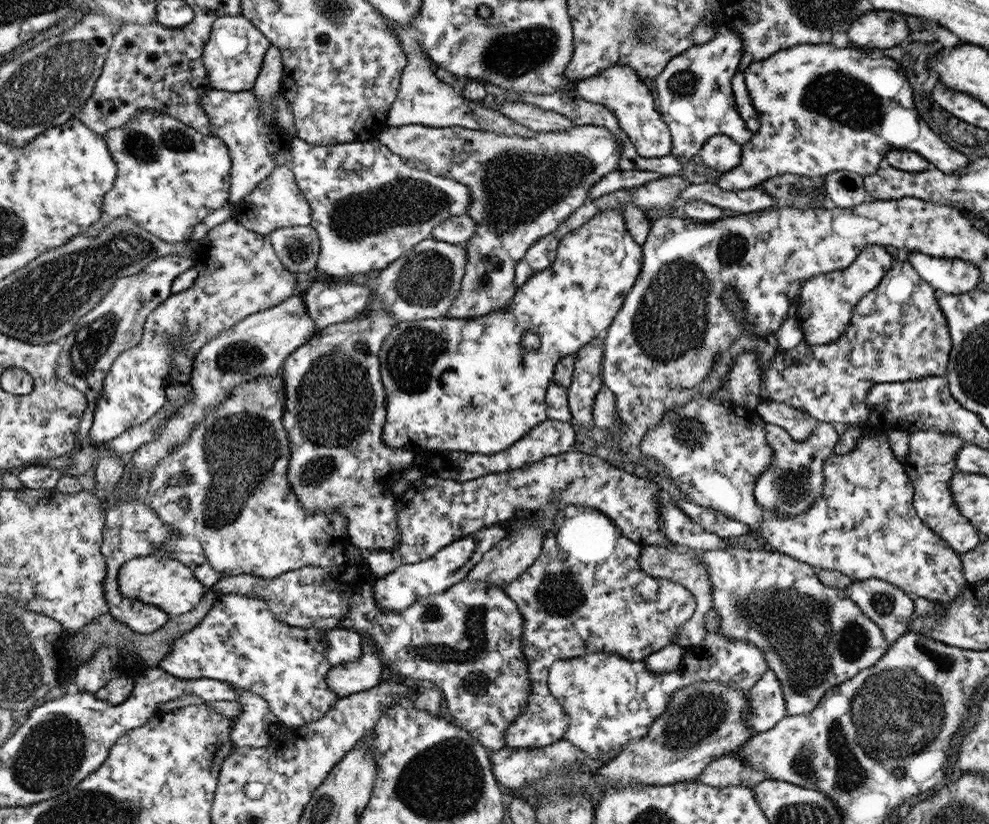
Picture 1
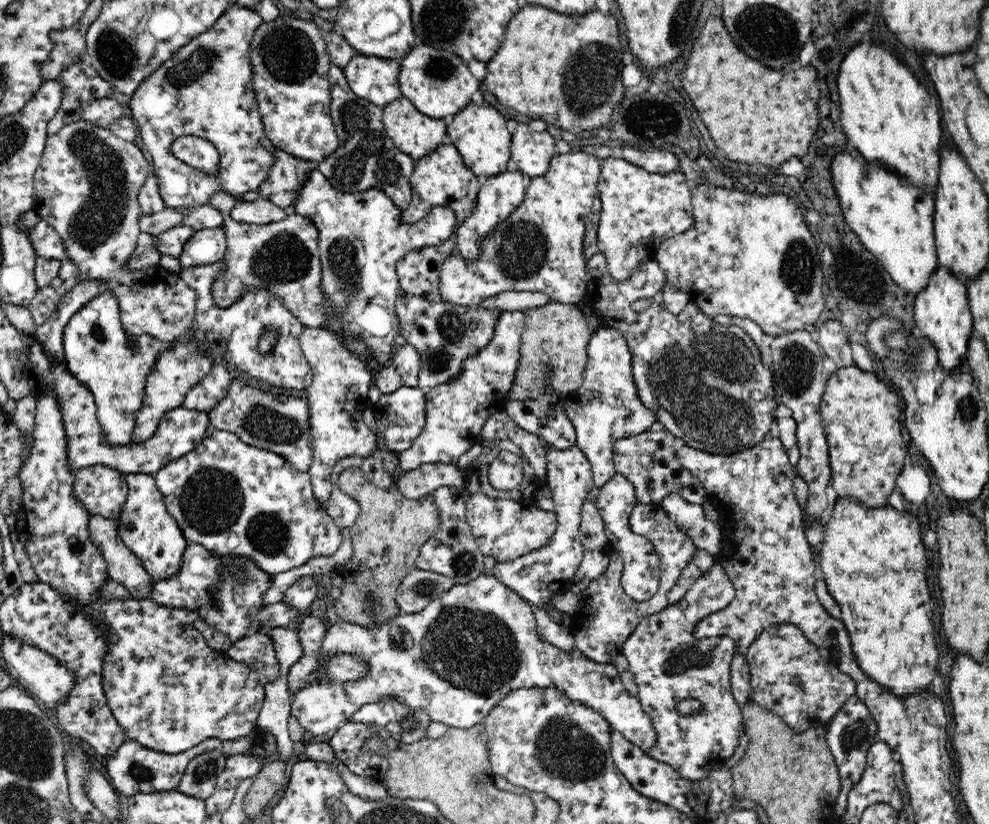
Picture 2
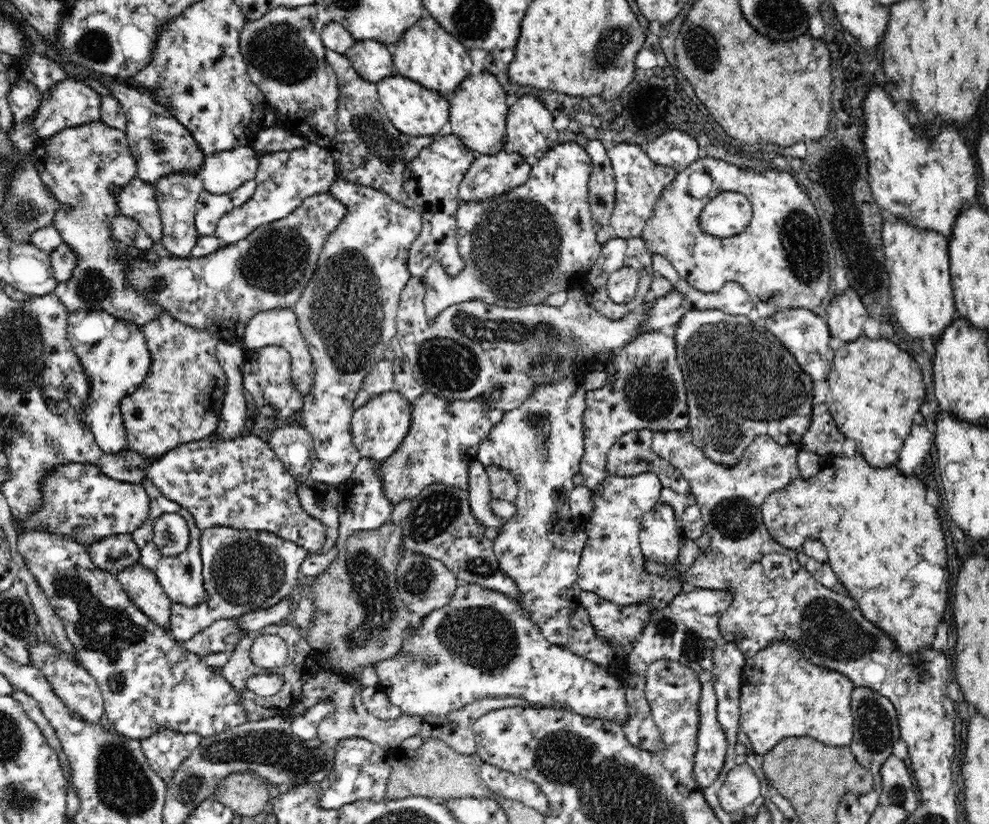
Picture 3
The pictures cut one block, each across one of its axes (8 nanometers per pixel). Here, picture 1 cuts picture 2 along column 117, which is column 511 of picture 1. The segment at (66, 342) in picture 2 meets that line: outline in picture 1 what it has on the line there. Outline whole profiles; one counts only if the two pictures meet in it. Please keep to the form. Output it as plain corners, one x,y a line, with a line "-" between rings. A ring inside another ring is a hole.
607,208
603,212
597,211
588,221
580,224
575,230
569,231
565,236
561,236
557,244
556,256
552,266
547,266
543,270
533,271
531,276
528,276
527,280
514,291
511,301
505,307
491,311
487,315
469,319
455,317
446,319
443,316
416,321
397,321
383,339
378,353
380,382
386,393
386,418
381,434
383,443
387,447
405,449
410,452
411,450
421,448
432,451
463,451
469,452
469,454
473,452
473,454
483,455
493,455
509,448
511,444
529,432
531,428
538,426
546,420
544,397
557,362
565,356
575,356
583,344
587,344
597,336
601,336
609,324
611,324
624,297
628,294
629,289
633,286
639,274
639,270
642,267
641,256
640,245
633,242
633,238
629,236
624,226
622,210
-
527,330
539,338
539,347
529,350
521,347
521,332
527,332

